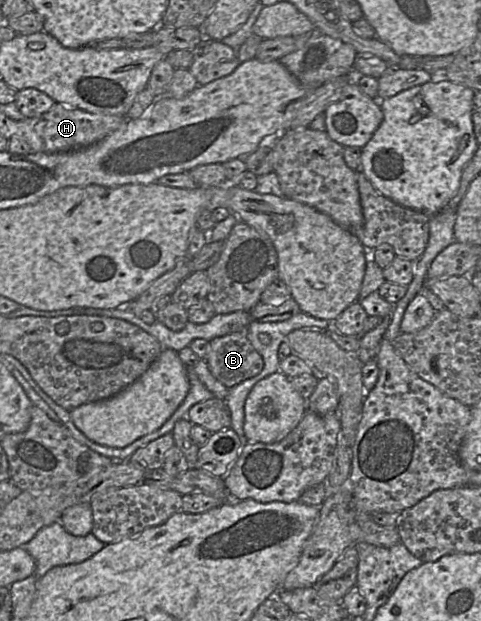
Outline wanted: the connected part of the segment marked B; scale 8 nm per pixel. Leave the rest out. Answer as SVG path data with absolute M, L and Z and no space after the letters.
M241 332L210 340L204 360L212 376L228 389L256 376L263 368L262 357Z

